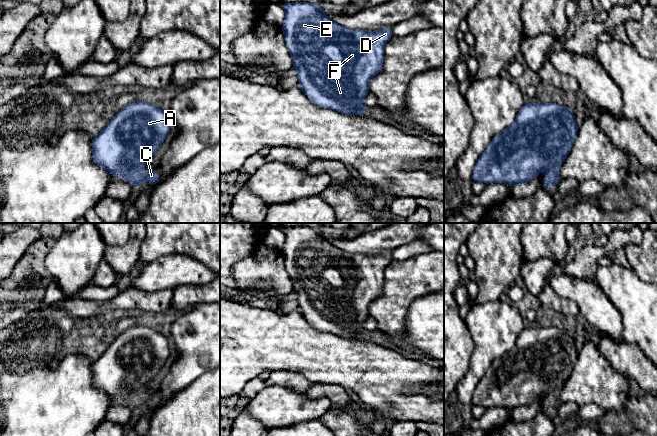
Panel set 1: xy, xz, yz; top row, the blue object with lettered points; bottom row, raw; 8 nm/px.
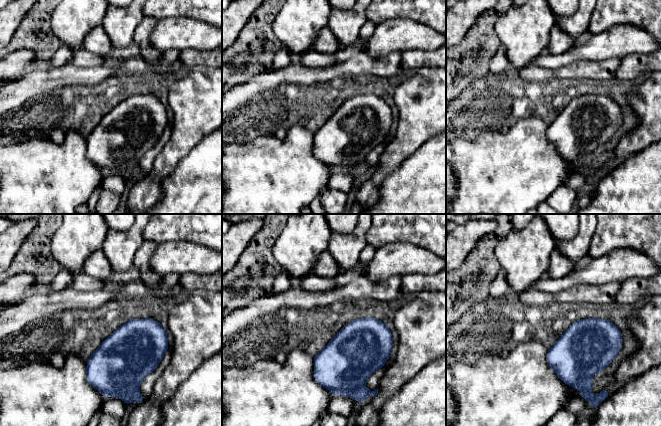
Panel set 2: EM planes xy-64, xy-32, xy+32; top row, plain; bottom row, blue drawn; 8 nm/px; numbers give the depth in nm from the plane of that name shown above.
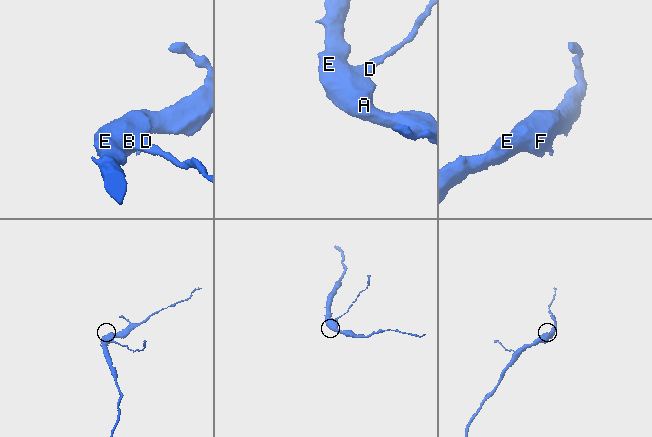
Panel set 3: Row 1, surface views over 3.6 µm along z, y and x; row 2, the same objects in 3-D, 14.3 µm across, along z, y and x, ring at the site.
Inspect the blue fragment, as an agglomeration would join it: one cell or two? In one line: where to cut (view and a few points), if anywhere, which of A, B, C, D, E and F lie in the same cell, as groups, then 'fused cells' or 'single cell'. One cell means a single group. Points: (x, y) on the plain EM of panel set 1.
no cut; A B C D E F; single cell

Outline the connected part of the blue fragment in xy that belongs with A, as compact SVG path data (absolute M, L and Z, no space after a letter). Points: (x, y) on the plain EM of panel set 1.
M148 326L131 327L122 332L92 364L93 386L135 411L140 411L143 404L148 409L157 408L161 403L153 393L144 394L143 387L160 372L170 353L167 338L161 332Z

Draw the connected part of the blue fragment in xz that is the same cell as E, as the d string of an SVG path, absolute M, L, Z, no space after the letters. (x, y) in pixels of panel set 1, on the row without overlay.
M284 226L281 230L286 237L282 255L303 317L320 331L346 339L366 339L367 331L363 328L363 324L370 316L368 311L370 304L381 296L384 271L393 260L392 251L377 255L351 254L330 243L324 237L323 231L316 227Z

